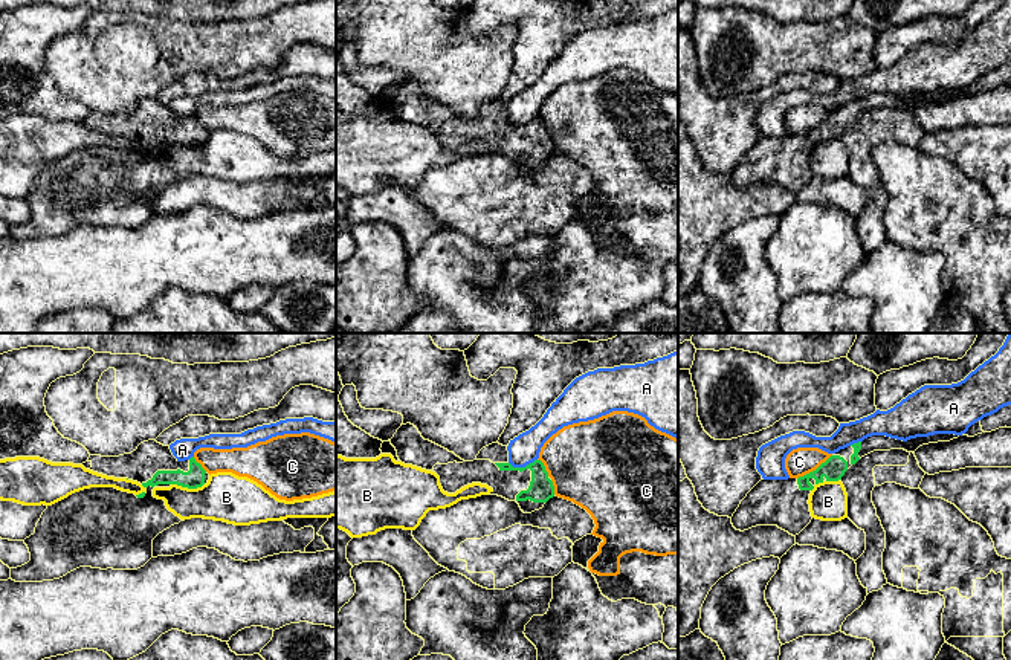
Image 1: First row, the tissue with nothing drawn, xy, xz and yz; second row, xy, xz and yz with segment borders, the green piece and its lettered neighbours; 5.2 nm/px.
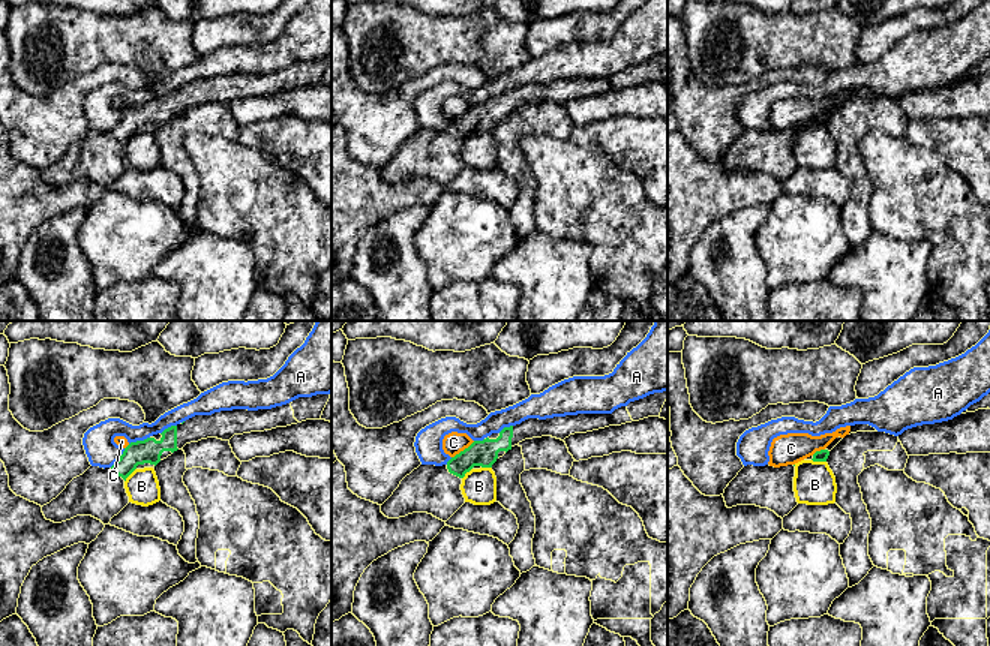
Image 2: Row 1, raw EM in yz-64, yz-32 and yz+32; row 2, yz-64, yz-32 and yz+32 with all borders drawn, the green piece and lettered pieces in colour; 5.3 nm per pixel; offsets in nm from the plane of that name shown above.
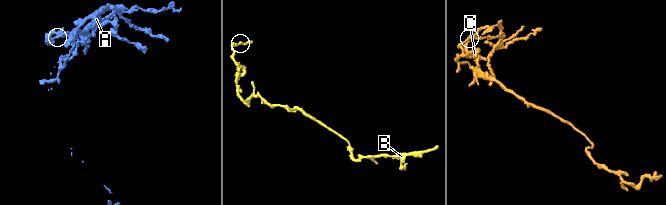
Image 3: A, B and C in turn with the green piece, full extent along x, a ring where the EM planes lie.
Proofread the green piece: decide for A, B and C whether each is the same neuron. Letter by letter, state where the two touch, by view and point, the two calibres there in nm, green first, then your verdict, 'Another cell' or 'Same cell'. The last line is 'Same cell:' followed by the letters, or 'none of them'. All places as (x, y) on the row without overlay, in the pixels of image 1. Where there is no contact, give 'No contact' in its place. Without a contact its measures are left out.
A: Touches green at xz (523, 126). Thickness 140 nm (green) against 160 nm. Another cell
B: Touches green at xy (188, 145). Thickness 100 nm (green) against 260 nm. Another cell
C: Touches green at yz (816, 127). Thickness 120 nm (green) against 150 nm. Another cell
Same cell: none of them

